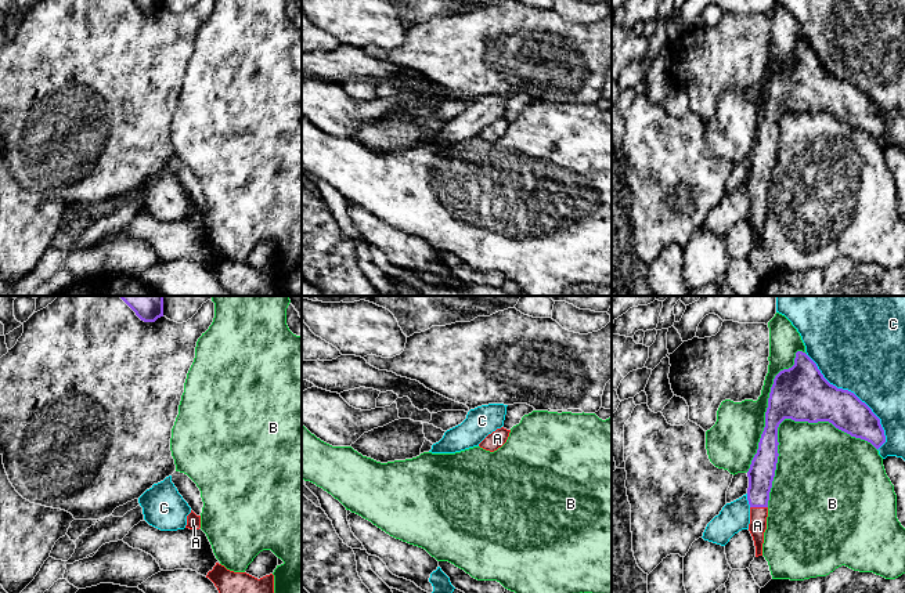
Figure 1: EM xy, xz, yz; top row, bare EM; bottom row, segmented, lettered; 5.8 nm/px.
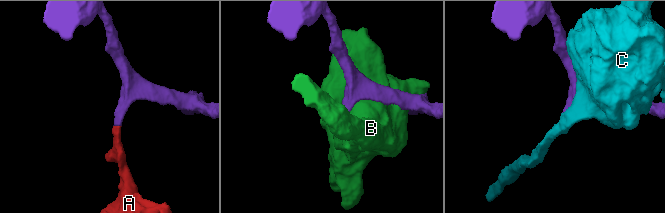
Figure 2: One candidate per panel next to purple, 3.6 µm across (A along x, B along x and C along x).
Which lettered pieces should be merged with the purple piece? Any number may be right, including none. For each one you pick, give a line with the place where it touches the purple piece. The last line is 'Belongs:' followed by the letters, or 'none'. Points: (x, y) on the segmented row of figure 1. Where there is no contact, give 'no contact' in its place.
A: yz (759, 506)
Belongs: A

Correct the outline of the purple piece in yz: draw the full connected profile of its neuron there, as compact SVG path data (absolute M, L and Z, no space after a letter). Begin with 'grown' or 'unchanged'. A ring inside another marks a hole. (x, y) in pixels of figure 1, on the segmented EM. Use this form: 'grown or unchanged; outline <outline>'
grown; outline M803 351L794 365L780 370L771 387L765 427L757 453L747 471L749 531L756 557L762 556L768 500L778 463L778 427L785 419L794 422L829 422L851 437L865 440L879 449L886 442L880 419L854 393L830 384L816 364Z

